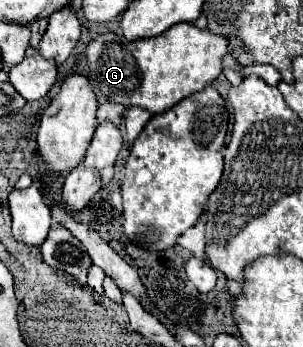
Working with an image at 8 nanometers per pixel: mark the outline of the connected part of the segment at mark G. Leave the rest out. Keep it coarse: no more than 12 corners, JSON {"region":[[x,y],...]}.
{"region":[[175,24],[87,46],[99,104],[161,114],[217,80],[227,38]]}

